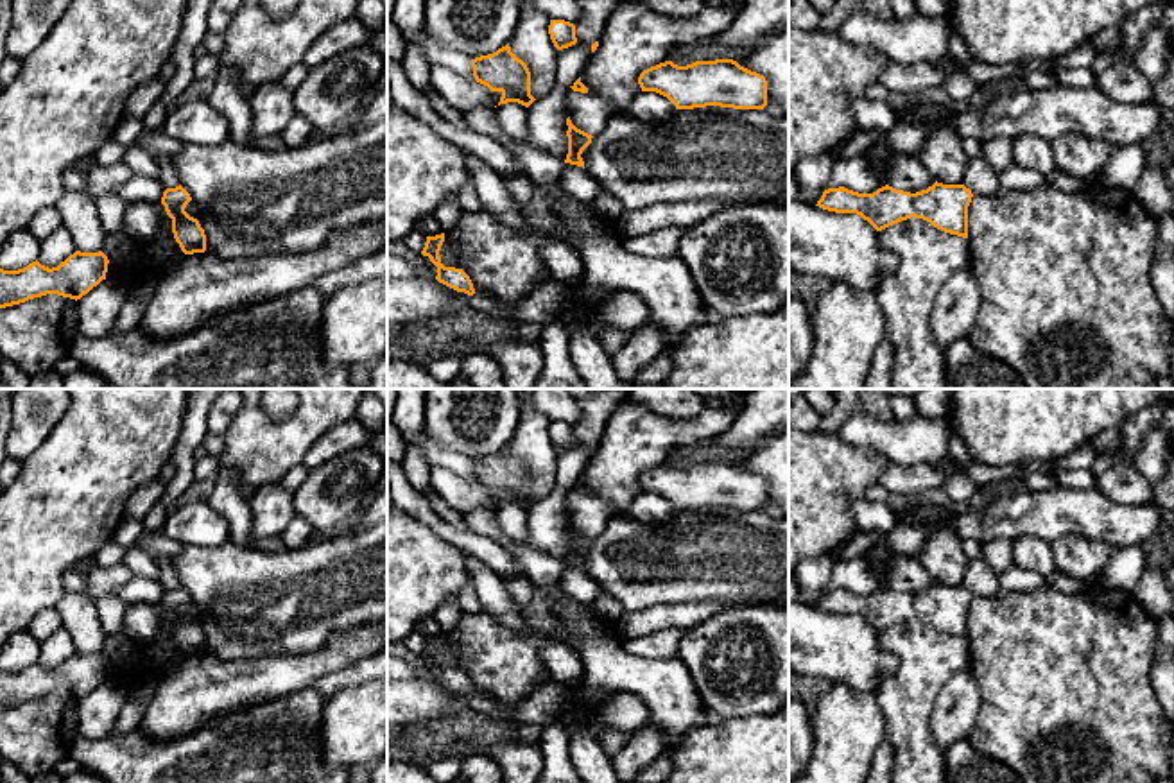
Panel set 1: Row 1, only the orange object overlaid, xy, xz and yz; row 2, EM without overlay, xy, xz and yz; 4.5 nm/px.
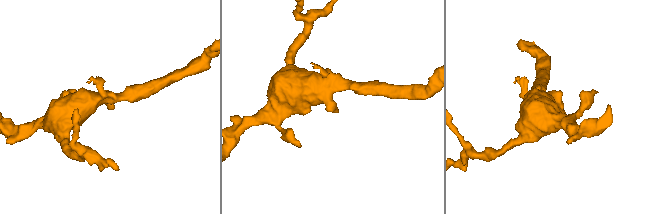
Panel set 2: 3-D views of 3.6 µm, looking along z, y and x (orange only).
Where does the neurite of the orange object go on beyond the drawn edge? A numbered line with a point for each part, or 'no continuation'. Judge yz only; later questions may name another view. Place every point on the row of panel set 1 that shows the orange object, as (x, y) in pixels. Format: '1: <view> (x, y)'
no continuation

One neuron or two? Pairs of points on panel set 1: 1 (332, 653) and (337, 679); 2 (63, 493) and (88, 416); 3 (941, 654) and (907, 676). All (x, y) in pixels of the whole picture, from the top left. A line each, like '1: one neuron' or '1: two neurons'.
1: two neurons
2: one neuron
3: one neuron

